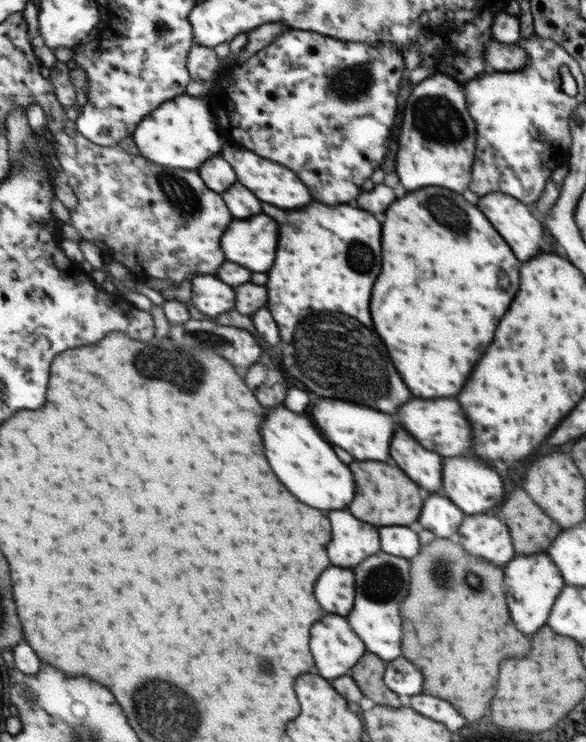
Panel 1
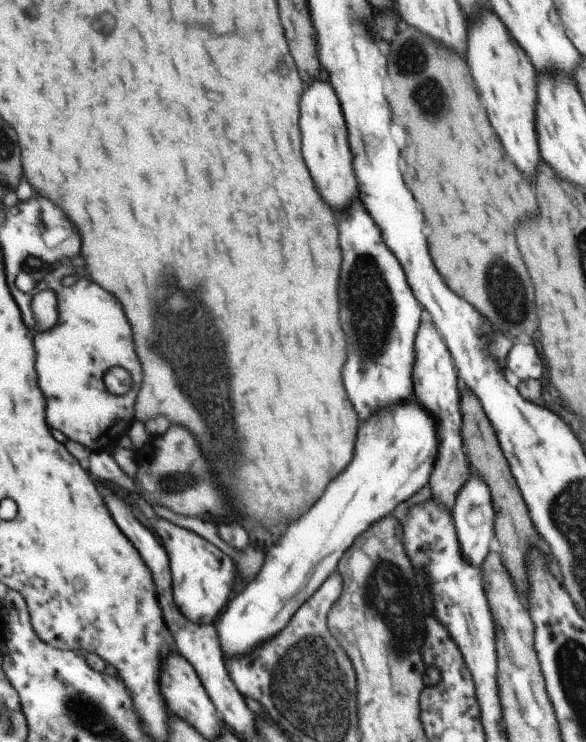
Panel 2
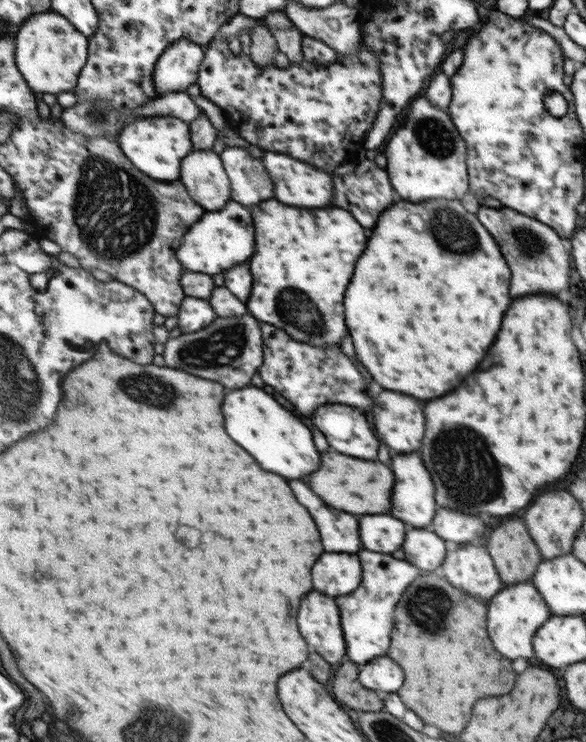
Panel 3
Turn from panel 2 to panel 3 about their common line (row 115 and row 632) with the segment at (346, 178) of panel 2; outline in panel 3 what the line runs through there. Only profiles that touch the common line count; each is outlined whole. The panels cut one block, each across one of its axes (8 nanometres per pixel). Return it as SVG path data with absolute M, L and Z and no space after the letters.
M311 592L303 598L299 610L299 628L313 650L331 665L344 655L343 634L339 628L339 610L333 598Z

